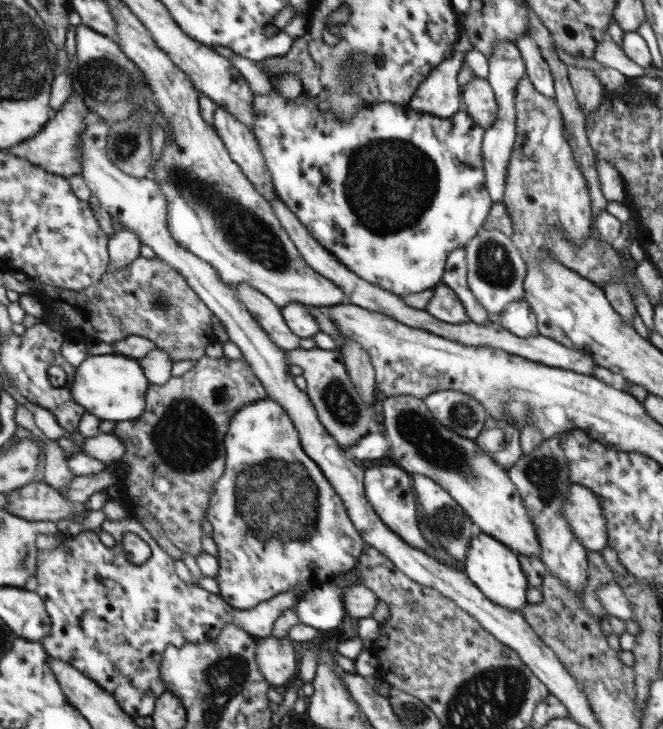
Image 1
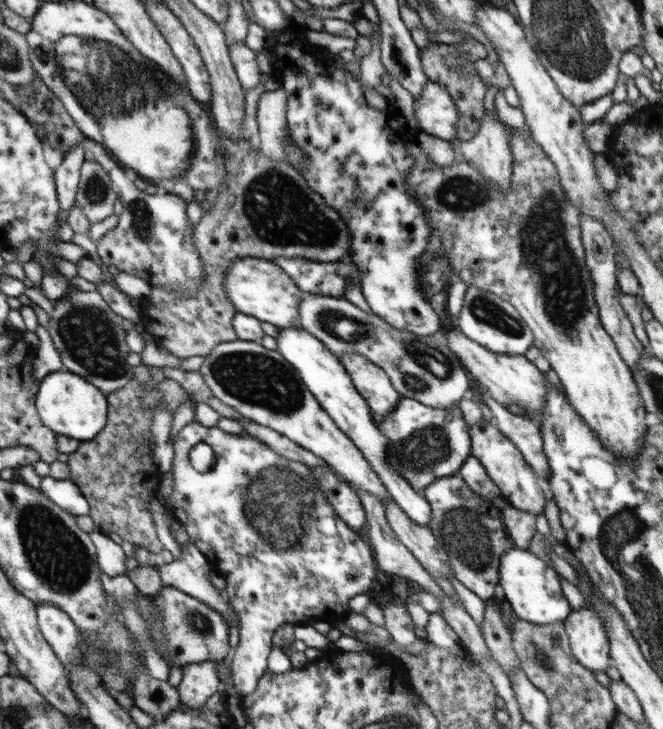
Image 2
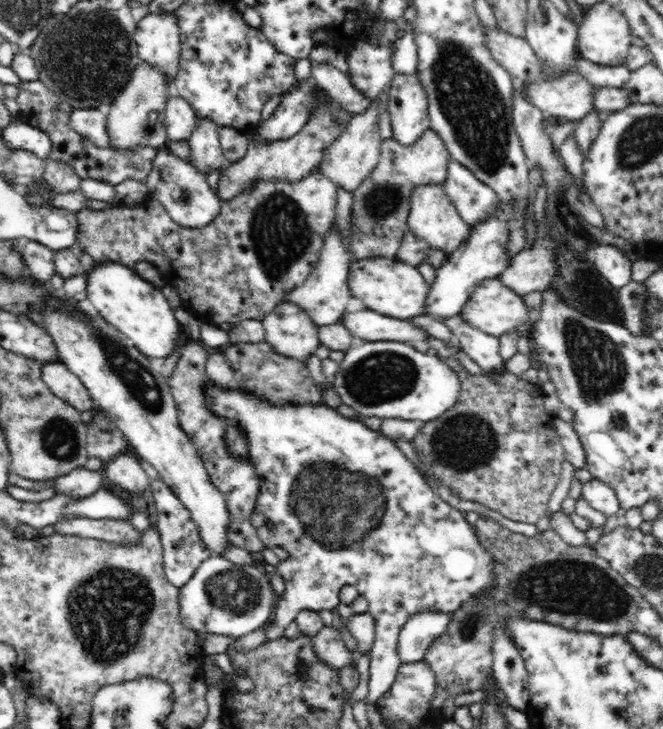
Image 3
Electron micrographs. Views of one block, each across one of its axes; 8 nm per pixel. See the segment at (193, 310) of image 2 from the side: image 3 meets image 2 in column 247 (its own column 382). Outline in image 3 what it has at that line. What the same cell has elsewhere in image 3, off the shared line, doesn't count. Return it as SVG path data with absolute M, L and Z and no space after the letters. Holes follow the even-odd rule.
M428 129L420 136L414 146L406 147L398 141L383 140L378 166L353 191L350 232L350 252L354 260L376 257L395 258L405 232L409 230L407 219L410 212L410 200L418 186L443 184L451 155L443 139Z

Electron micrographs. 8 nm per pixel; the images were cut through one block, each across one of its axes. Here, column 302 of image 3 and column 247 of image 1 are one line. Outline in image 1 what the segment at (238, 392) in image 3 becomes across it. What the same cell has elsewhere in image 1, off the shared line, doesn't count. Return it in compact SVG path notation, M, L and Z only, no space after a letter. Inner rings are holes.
M264 398L241 407L229 421L224 446L225 469L222 476L211 488L207 519L212 524L213 540L218 547L219 569L214 579L219 584L220 596L230 606L238 610L247 611L257 606L257 604L290 590L292 587L297 586L299 582L306 581L311 583L313 587L320 587L332 580L333 574L335 576L343 574L356 566L366 543L363 541L360 533L354 528L353 522L346 512L346 507L338 493L334 490L331 482L324 476L318 465L304 452L298 431L293 426L291 419L282 406L270 398Z

